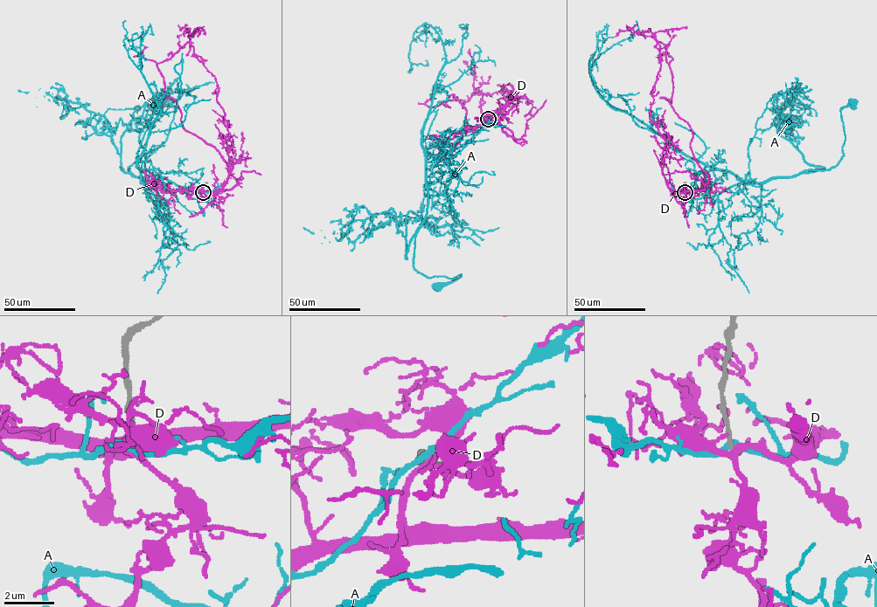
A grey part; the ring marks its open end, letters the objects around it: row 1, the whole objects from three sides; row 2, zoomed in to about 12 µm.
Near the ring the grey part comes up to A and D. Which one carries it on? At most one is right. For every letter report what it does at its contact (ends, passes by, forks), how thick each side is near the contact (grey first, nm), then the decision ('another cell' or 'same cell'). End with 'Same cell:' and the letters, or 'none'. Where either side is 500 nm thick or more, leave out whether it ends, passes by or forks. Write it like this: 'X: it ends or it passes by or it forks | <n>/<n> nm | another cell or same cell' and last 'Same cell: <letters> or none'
A: it passes by | 180/220 nm | another cell
D: it forks | 180/220 nm | another cell
Same cell: none

